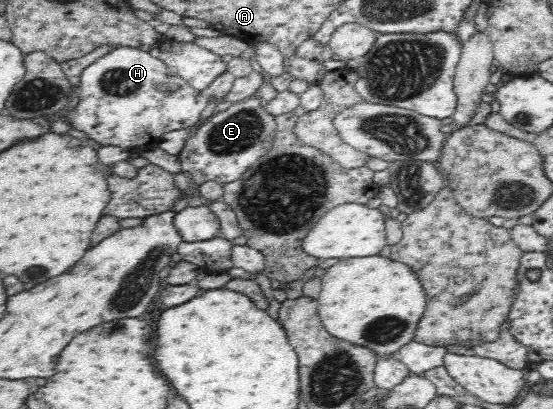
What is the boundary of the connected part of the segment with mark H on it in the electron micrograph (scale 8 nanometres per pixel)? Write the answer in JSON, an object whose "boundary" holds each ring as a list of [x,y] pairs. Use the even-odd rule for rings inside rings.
{"boundary":[[[118,46],[81,72],[77,106],[66,114],[70,123],[88,133],[101,145],[117,145],[122,149],[148,151],[158,148],[162,135],[168,131],[189,129],[201,122],[200,115],[206,109],[208,98],[196,91],[186,80],[174,74],[166,64],[150,53],[138,48]]]}

